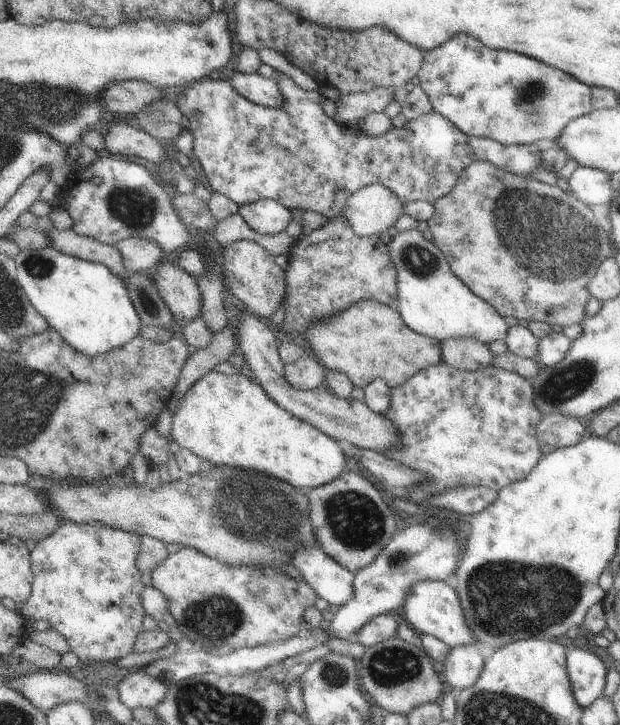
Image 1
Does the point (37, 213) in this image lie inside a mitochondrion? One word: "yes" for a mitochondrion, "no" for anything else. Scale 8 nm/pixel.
no

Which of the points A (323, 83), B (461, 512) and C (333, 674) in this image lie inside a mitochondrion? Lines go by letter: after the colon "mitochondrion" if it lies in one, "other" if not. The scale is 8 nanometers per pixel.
A: other
B: other
C: mitochondrion

